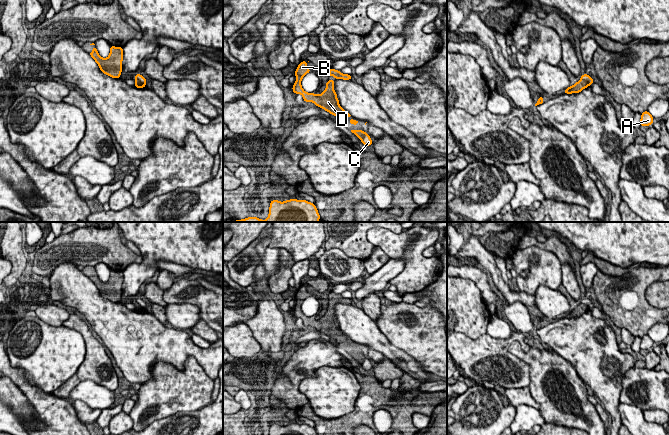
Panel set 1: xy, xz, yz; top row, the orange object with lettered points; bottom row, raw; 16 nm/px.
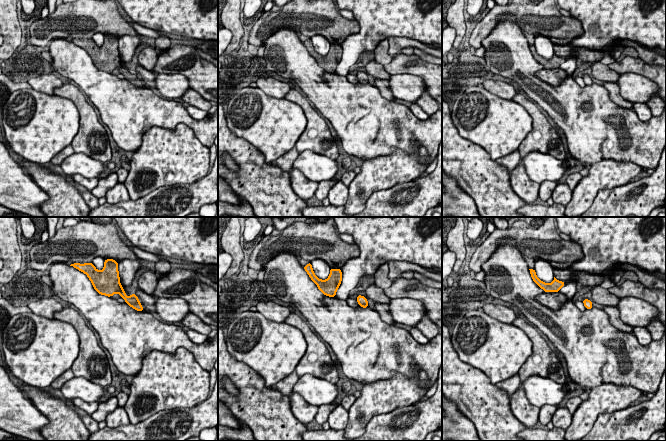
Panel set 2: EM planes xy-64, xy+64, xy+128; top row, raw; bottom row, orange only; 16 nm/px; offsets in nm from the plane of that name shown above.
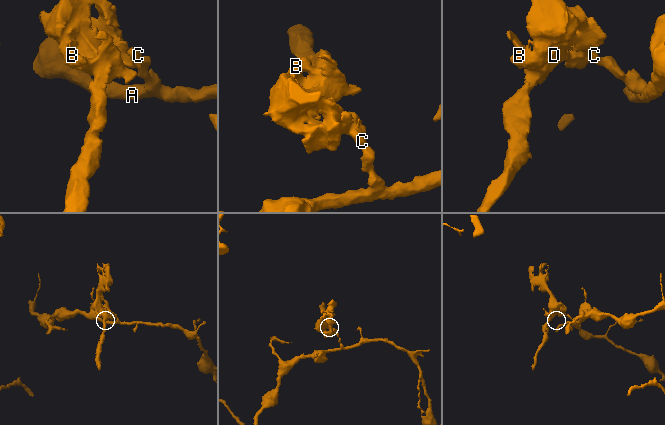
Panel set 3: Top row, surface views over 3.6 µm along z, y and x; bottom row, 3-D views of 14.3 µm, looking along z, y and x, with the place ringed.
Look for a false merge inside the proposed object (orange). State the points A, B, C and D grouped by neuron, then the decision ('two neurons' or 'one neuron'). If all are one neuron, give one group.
groups A C / B D; two neurons

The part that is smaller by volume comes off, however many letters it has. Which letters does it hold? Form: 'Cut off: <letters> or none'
Cut off: B, D

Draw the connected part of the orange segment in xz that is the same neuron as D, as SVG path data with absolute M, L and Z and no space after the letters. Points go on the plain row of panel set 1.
M302 285L295 295L296 305L292 311L293 316L297 318L301 318L303 320L303 324L305 326L312 326L317 331L324 333L330 338L339 341L340 343L345 343L346 341L350 341L351 339L345 335L340 329L339 324L337 322L337 318L334 314L334 305L328 304L326 307L326 312L323 317L316 319L315 317L307 317L301 310L301 305L303 301L310 297L310 293L307 291L307 285Z

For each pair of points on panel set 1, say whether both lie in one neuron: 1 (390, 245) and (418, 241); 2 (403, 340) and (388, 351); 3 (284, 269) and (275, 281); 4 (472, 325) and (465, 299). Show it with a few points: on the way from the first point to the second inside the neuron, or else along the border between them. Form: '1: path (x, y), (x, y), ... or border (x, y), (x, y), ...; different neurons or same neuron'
1: path (397, 245), (409, 245), (411, 243); same neuron
2: border (378, 329), (392, 344), (405, 351), (414, 359); different neurons
3: path (284, 272), (278, 278); same neuron
4: path (471, 319), (465, 305); same neuron

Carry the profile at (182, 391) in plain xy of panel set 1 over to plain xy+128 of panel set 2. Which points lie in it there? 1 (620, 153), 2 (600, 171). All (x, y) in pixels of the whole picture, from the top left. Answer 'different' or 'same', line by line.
1: different
2: same

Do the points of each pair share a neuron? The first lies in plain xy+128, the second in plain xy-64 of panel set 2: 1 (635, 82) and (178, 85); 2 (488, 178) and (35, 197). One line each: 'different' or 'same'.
1: same
2: different

